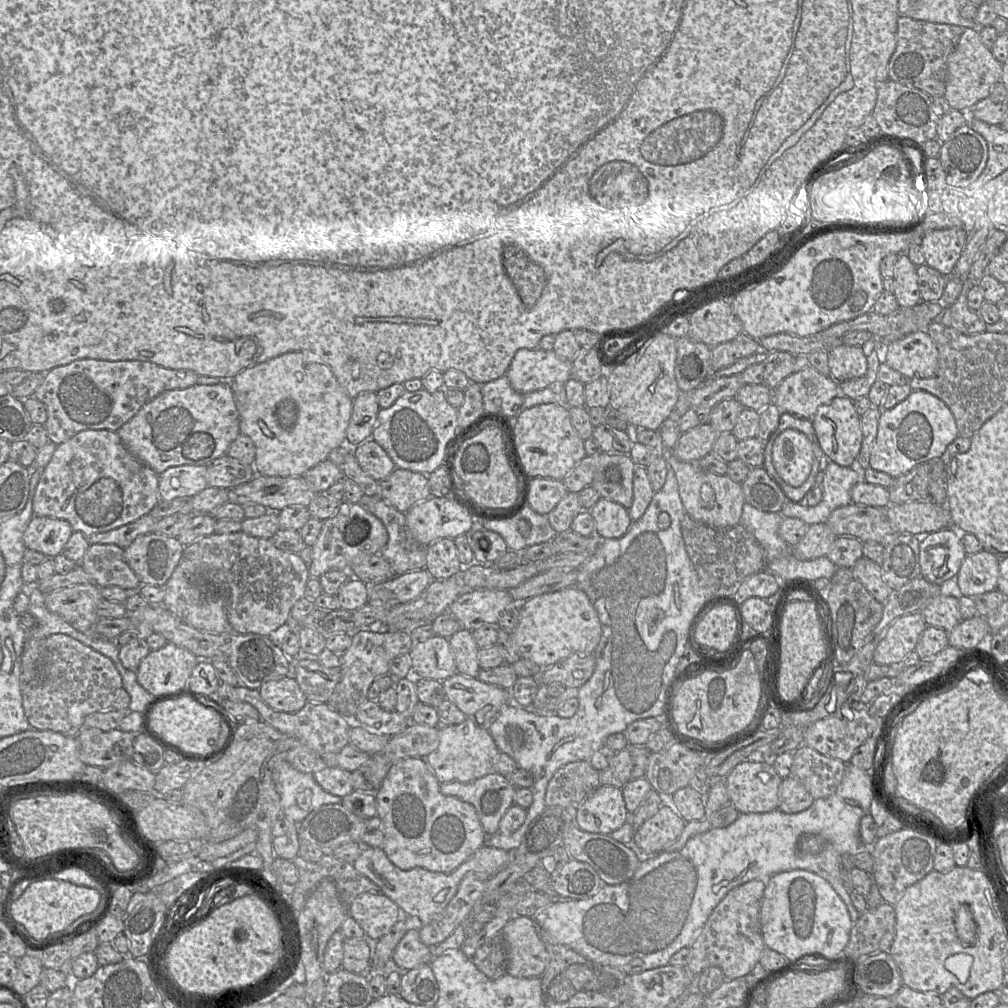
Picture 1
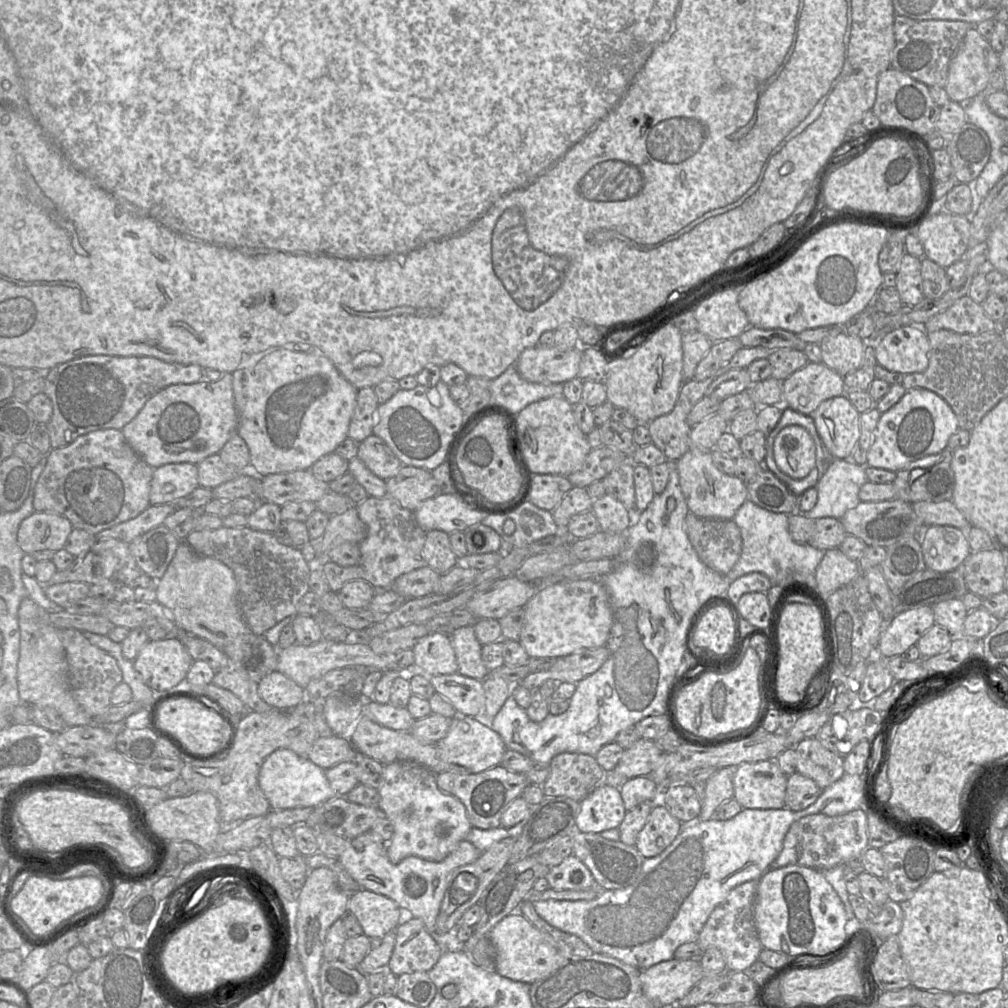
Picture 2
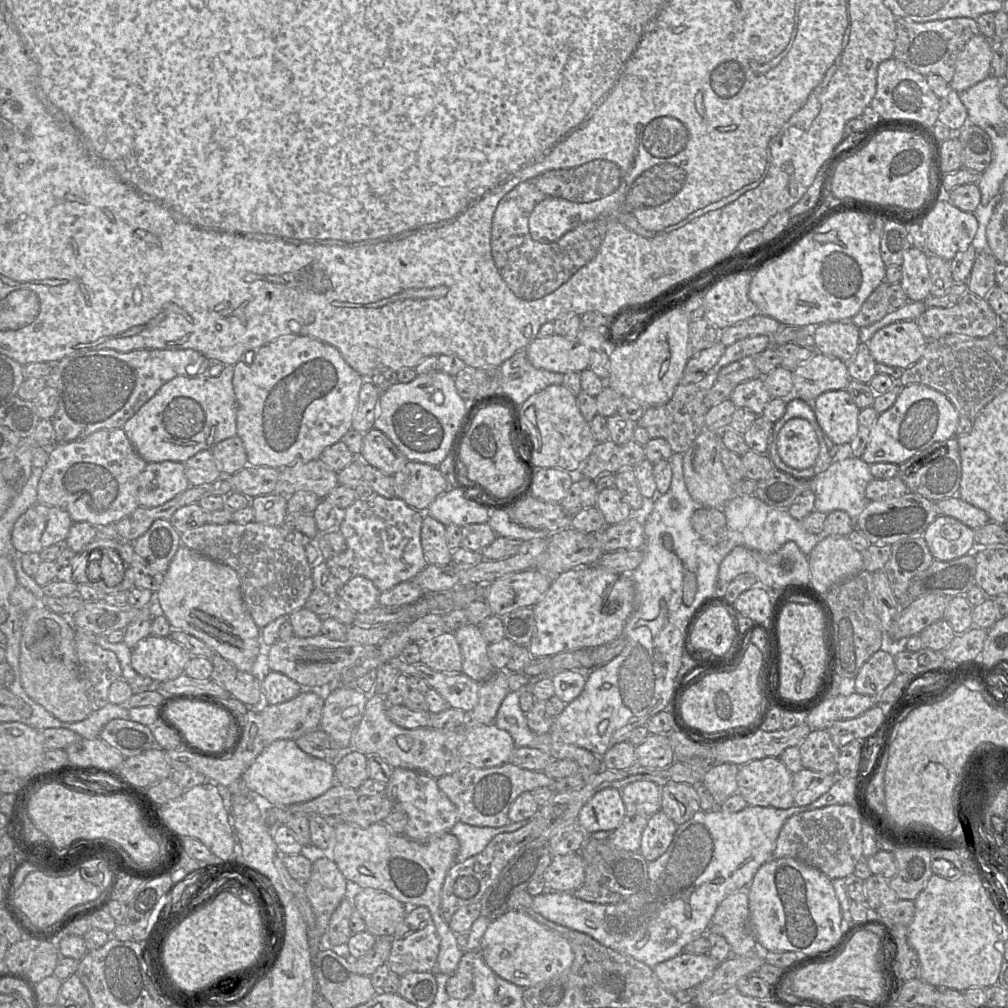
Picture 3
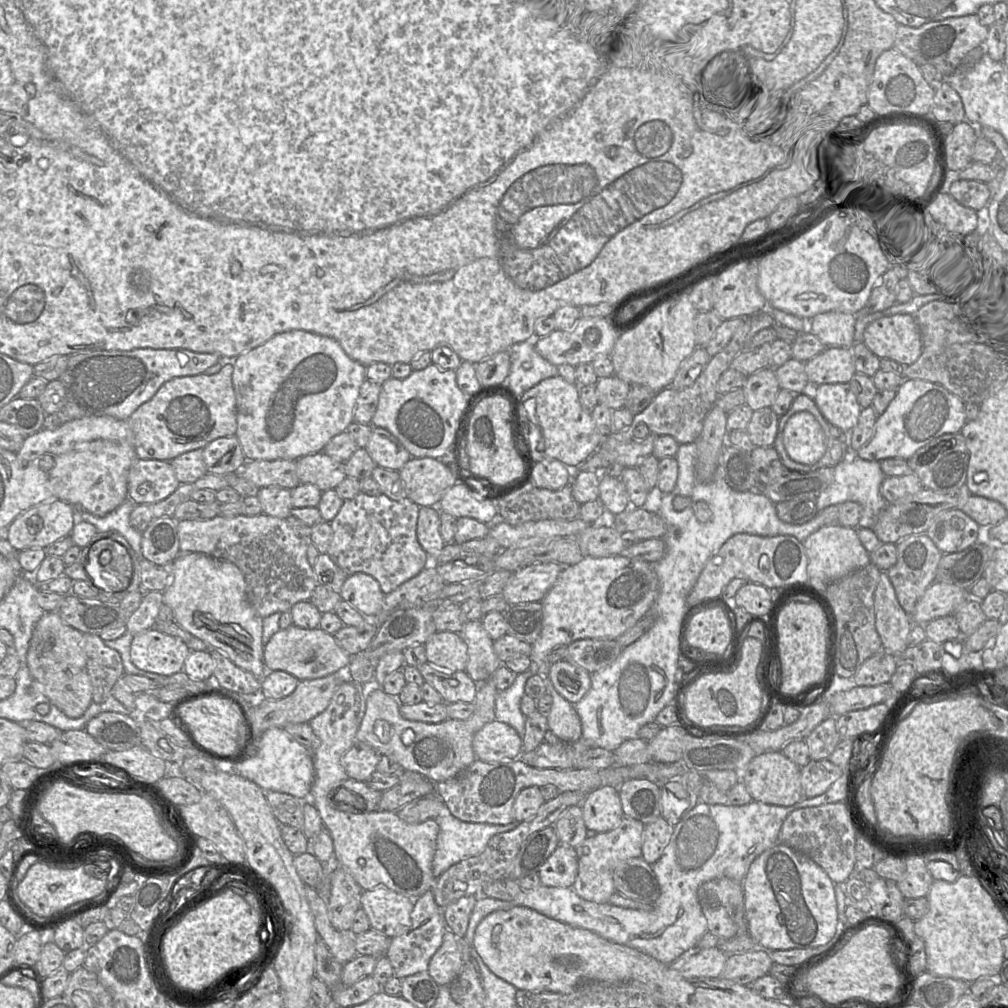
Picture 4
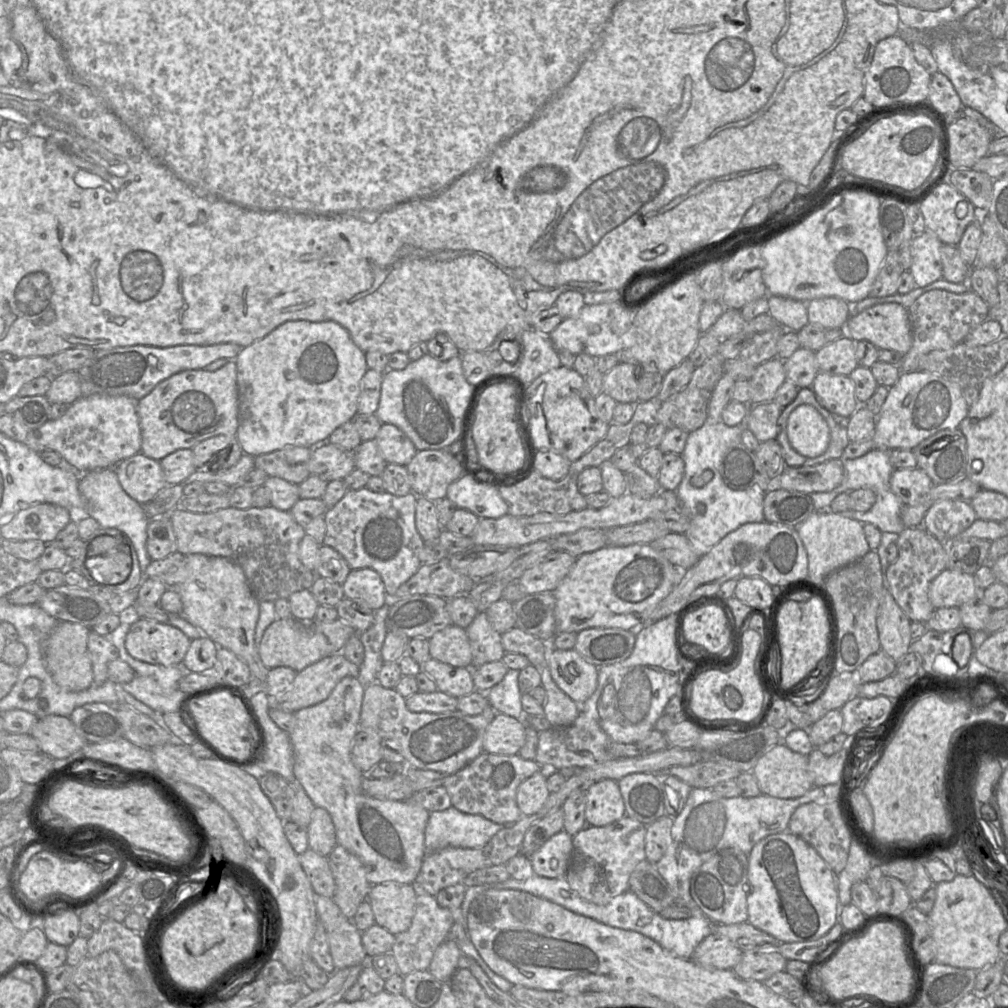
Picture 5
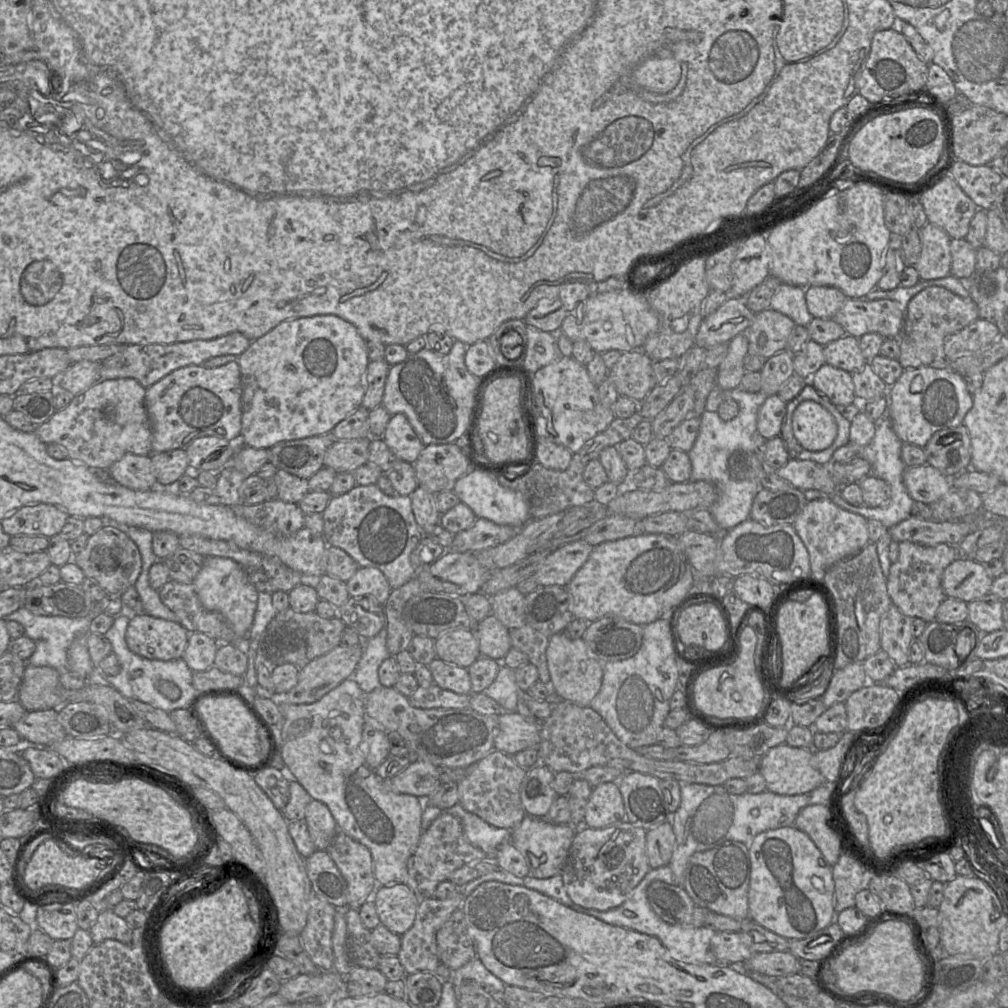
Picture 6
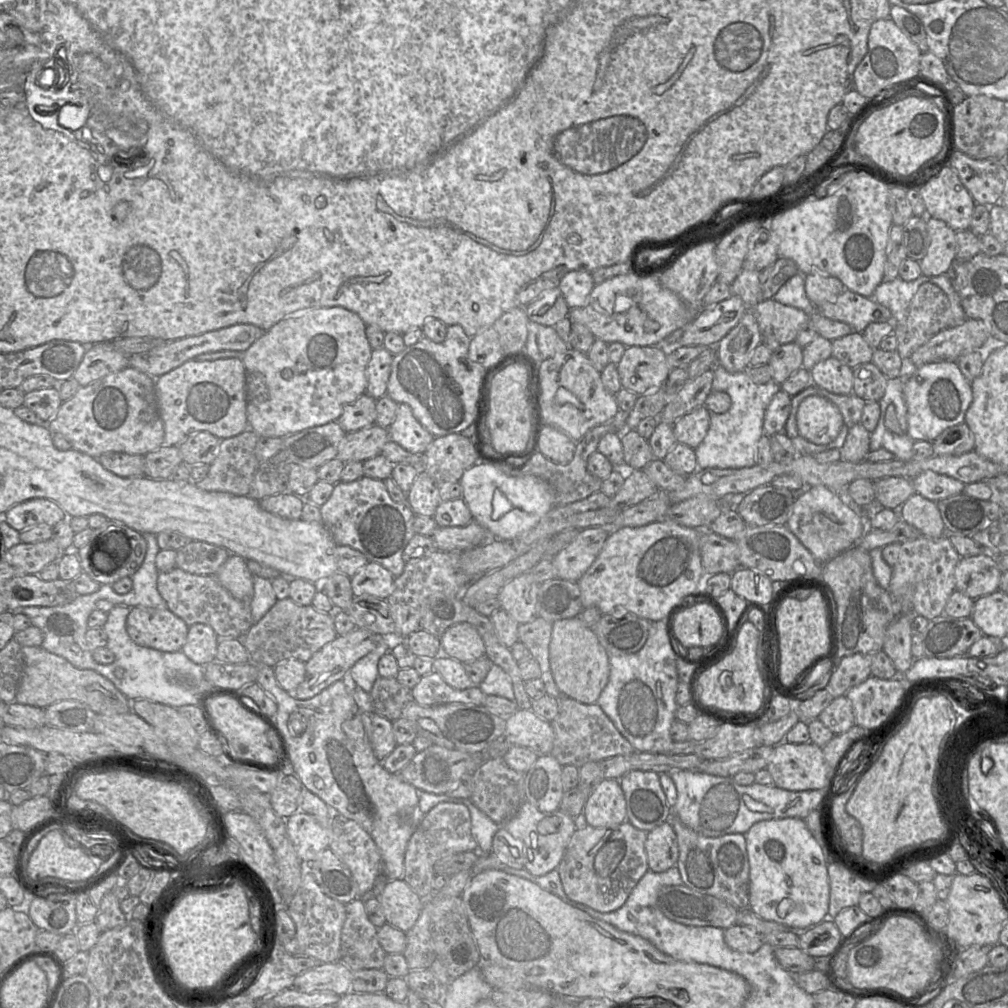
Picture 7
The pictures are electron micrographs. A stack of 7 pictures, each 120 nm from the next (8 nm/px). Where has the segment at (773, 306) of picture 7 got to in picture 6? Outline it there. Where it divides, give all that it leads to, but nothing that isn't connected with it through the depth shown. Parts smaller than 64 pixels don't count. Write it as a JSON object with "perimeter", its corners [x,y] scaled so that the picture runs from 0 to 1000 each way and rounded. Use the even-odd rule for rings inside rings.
{"perimeter":[[[765,306],[749,311],[748,317],[739,328],[742,351],[762,356],[780,347],[788,324],[789,320],[783,314]]]}

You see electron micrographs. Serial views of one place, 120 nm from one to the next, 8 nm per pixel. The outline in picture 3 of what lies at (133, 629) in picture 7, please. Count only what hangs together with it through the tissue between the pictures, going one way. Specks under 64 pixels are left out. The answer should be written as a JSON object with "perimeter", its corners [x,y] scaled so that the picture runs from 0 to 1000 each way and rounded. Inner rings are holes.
{"perimeter":[[[148,630],[131,644],[130,658],[135,667],[160,679],[182,669],[189,652],[182,640],[168,631]]]}

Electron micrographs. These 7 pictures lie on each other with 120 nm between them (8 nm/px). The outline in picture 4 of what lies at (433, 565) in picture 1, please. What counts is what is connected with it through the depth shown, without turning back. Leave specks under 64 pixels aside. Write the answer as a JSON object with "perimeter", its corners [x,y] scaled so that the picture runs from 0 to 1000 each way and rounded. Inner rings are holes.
{"perimeter":[[[417,502],[414,534],[427,556],[436,551],[442,540],[437,528],[437,507],[434,503]]]}

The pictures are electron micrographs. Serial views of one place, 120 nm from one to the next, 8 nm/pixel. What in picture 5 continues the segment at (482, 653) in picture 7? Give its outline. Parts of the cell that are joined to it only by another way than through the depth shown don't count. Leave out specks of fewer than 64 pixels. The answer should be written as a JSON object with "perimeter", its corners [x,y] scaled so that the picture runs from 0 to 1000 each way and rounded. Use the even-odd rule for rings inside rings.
{"perimeter":[[[446,620],[426,634],[427,651],[449,662],[467,662],[468,649],[462,625]]]}

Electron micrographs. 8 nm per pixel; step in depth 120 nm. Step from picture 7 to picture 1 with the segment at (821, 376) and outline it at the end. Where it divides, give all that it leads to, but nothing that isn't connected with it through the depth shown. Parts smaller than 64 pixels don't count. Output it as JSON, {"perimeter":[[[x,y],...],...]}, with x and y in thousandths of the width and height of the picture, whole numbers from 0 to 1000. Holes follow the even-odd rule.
{"perimeter":[[[832,391],[824,399],[813,402],[806,414],[810,434],[816,448],[829,460],[843,463],[850,454],[855,438],[854,413],[849,409],[846,397]]]}

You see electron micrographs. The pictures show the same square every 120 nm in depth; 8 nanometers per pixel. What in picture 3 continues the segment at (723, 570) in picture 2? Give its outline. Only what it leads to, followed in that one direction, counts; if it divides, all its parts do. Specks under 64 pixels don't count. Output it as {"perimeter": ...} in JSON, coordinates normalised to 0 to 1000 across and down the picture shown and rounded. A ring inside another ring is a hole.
{"perimeter":[[[692,502],[686,513],[686,521],[692,533],[709,543],[719,535],[720,513],[716,504]]]}

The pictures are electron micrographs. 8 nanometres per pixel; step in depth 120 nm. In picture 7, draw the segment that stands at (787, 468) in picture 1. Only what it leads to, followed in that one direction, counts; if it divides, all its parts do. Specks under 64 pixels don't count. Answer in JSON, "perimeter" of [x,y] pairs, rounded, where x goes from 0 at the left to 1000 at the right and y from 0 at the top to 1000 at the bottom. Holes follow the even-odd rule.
{"perimeter":[[[808,392],[794,400],[790,421],[796,435],[810,441],[819,441],[830,435],[837,418],[827,400],[818,394]]]}

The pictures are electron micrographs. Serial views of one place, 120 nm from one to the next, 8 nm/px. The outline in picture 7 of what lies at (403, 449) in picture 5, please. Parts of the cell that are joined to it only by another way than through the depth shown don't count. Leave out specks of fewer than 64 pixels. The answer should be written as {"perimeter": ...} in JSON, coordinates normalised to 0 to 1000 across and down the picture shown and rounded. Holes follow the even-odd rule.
{"perimeter":[[[403,400],[395,402],[393,414],[385,429],[387,437],[415,451],[420,451],[432,435],[412,415],[408,404]]]}

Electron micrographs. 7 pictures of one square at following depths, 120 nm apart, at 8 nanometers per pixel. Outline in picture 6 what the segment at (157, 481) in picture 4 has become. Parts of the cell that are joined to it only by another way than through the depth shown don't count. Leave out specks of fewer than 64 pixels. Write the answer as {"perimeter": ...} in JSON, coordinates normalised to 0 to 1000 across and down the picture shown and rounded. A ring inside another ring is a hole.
{"perimeter":[[[125,450],[106,468],[116,479],[132,486],[145,487],[157,483],[149,451]]]}

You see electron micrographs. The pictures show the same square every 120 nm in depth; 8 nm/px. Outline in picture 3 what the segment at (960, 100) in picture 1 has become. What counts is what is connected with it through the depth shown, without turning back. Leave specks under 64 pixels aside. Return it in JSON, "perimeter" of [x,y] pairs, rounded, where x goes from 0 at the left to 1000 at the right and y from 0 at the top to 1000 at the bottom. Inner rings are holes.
{"perimeter":[[[973,33],[956,46],[947,63],[942,86],[955,91],[983,74],[984,40]]]}

